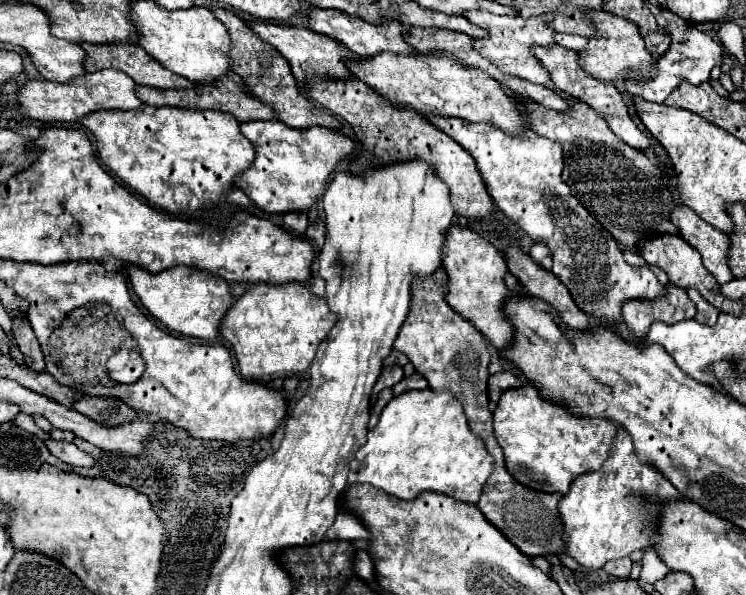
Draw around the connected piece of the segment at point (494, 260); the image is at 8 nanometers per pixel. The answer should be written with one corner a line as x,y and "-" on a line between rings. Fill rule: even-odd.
453,224
443,240
443,268
449,274
449,306
457,310
465,320
469,320
493,348
505,348
513,338
513,328
503,314
503,300
509,294
503,282
507,274
507,262
503,254
477,232

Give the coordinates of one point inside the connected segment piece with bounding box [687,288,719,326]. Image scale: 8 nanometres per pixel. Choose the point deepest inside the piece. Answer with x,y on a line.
706,314

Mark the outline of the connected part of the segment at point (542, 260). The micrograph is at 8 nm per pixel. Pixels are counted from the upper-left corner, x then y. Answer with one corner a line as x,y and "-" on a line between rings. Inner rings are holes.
533,244
531,246
531,250
529,250
529,256
537,262
537,264
541,264
543,268
551,268
551,250
545,246
545,244

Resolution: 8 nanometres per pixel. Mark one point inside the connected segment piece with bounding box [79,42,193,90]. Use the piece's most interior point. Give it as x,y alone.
133,60

